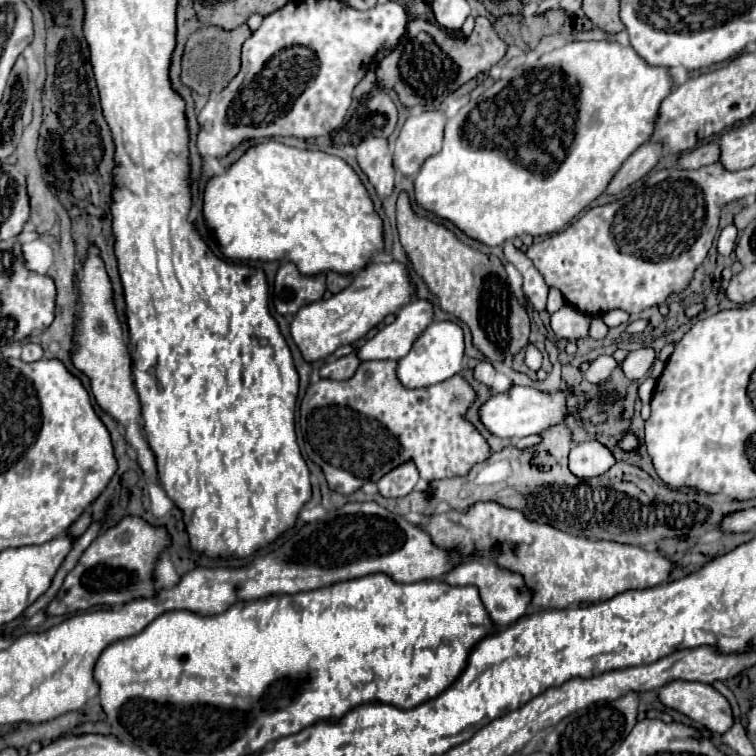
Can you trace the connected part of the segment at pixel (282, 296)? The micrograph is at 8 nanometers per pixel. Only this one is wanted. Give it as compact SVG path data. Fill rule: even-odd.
M285 263L279 267L275 275L275 287L273 287L273 305L277 313L291 317L301 307L323 299L325 295L325 275L307 277L297 271L293 263Z

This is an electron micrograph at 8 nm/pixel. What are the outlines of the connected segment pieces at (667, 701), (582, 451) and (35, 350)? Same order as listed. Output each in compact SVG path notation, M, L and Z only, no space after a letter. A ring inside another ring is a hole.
M671 681L659 689L659 701L715 733L725 733L733 725L727 699L707 683Z
M585 441L571 449L569 469L577 477L597 477L615 465L613 453L599 441Z
M25 343L23 345L23 351L21 351L21 359L27 361L27 363L33 363L33 361L39 361L43 357L43 351L37 343Z

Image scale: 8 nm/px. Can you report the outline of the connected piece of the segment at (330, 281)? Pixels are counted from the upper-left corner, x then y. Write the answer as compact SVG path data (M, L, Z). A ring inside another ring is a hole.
M327 273L327 289L331 293L339 293L345 287L349 287L351 277L349 275L339 275L339 273Z

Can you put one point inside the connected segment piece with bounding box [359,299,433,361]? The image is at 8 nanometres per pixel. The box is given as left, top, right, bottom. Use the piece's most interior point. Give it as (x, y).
(394, 341)

